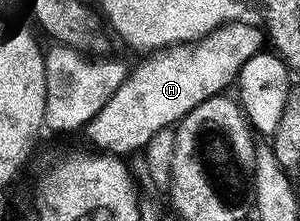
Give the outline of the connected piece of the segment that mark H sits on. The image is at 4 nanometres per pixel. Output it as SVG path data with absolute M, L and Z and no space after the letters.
M239 19L221 25L198 41L157 50L147 56L150 57L147 61L127 72L124 83L120 83L108 103L104 103L98 114L84 126L84 134L95 150L115 155L138 153L146 148L154 133L177 126L197 105L229 90L226 88L237 82L244 63L263 49L263 30L258 25L249 25L246 19Z

